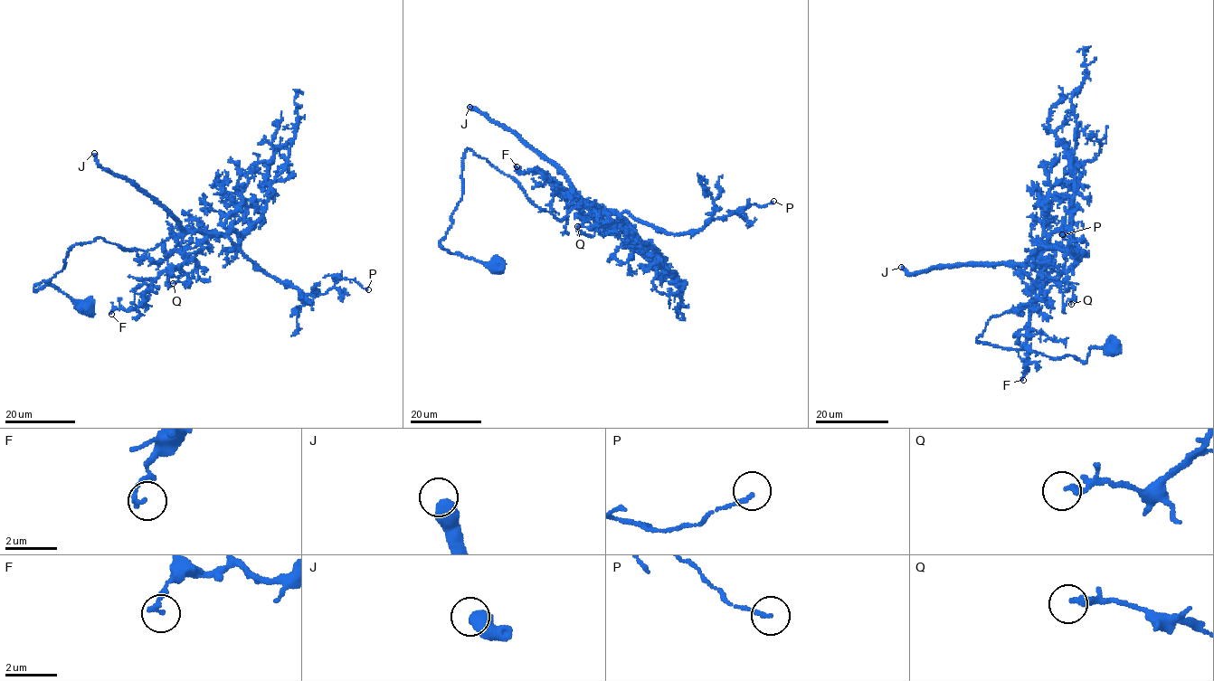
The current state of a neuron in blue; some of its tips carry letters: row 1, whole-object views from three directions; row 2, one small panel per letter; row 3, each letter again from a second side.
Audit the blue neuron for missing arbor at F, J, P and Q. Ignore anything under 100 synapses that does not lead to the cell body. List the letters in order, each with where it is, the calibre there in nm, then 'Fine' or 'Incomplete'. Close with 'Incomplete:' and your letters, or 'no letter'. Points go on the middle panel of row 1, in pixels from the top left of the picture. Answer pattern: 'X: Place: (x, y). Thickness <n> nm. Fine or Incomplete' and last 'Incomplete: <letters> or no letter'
F: Place: (516, 166). Thickness 170 nm. Fine
J: Place: (469, 107). Thickness 500 nm. Incomplete
P: Place: (773, 201). Thickness 150 nm. Fine
Q: Place: (577, 226). Thickness 240 nm. Fine
Incomplete: J

